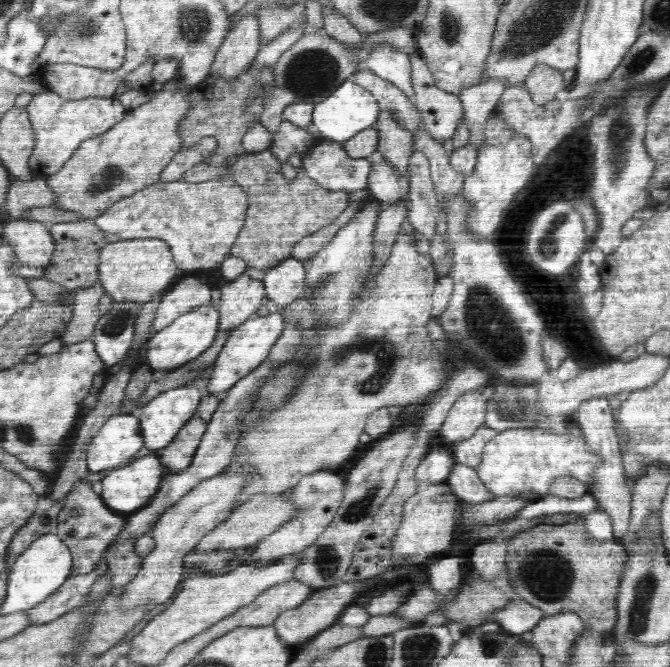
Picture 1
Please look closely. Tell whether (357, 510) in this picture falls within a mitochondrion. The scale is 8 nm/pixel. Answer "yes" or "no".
yes

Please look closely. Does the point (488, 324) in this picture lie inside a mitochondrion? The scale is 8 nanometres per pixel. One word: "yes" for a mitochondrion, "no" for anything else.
yes

